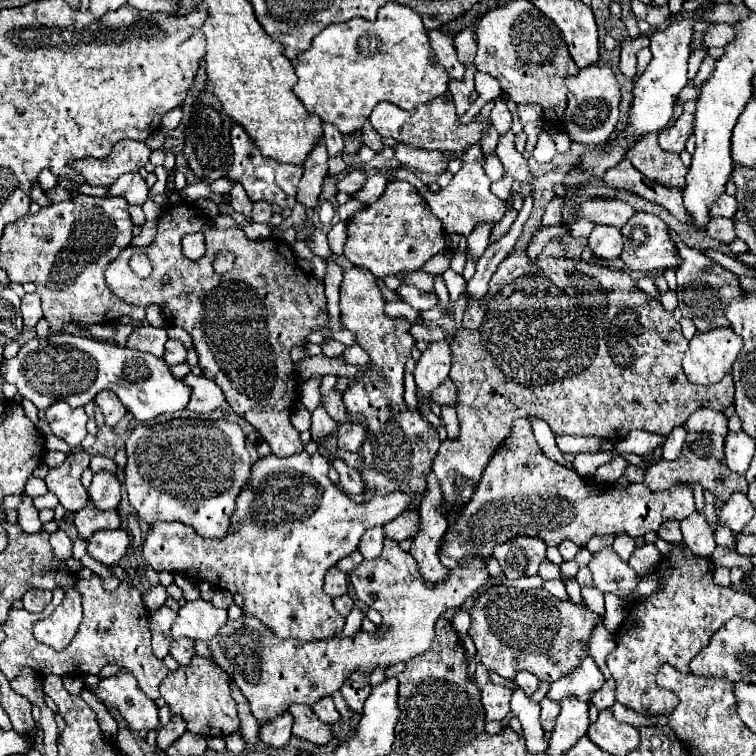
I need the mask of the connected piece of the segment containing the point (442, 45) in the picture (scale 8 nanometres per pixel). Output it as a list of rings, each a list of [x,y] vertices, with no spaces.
[[[431,30],[429,32],[429,42],[431,42],[431,48],[435,52],[435,64],[441,64],[445,70],[447,70],[447,76],[451,80],[463,80],[463,74],[465,74],[465,68],[459,64],[457,60],[457,54],[455,54],[455,46],[453,46],[453,38],[439,32],[439,30]]]

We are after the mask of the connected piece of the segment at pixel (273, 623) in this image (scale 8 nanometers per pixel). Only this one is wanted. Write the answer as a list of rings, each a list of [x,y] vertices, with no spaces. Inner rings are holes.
[[[301,452],[301,454],[295,454],[295,456],[287,456],[287,458],[281,458],[281,456],[267,456],[267,458],[261,458],[253,470],[251,470],[251,480],[249,484],[243,488],[241,496],[237,498],[237,512],[233,514],[233,532],[229,532],[229,536],[221,538],[221,540],[205,540],[201,536],[197,536],[189,526],[185,524],[177,524],[177,522],[161,522],[161,524],[155,524],[153,528],[149,528],[149,534],[145,536],[145,562],[155,568],[157,572],[161,570],[167,570],[171,574],[177,574],[177,572],[183,572],[187,574],[191,580],[195,582],[211,582],[215,588],[221,588],[221,590],[229,590],[229,592],[239,592],[243,598],[245,598],[245,616],[253,616],[253,618],[259,618],[273,634],[277,634],[279,638],[297,638],[297,640],[321,640],[321,638],[333,638],[337,632],[341,632],[343,624],[345,624],[345,618],[335,610],[333,606],[333,598],[329,598],[323,588],[321,588],[321,580],[325,576],[325,572],[337,564],[337,560],[341,560],[343,556],[347,556],[349,552],[353,552],[359,544],[359,538],[363,536],[363,532],[371,526],[383,526],[387,524],[389,520],[397,518],[401,512],[409,510],[413,506],[413,500],[415,496],[409,496],[405,492],[391,492],[387,496],[375,496],[371,502],[365,502],[365,504],[355,504],[345,492],[341,492],[329,478],[327,478],[327,472],[329,472],[329,462],[321,456],[321,454],[315,454],[315,456],[309,456],[307,452]]]

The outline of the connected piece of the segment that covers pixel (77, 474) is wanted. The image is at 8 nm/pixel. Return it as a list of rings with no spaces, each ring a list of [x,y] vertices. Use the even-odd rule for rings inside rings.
[[[75,450],[71,452],[65,462],[57,468],[51,468],[49,474],[45,476],[45,484],[49,492],[53,492],[61,506],[67,512],[79,512],[85,508],[89,494],[81,484],[81,474],[89,466],[89,454],[85,450]]]

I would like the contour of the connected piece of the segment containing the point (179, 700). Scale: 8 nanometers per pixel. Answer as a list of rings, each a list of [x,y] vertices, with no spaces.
[[[197,656],[189,668],[179,666],[175,672],[169,672],[159,684],[159,692],[171,714],[177,714],[185,720],[187,732],[225,738],[239,730],[237,704],[229,692],[229,676],[207,658]]]

